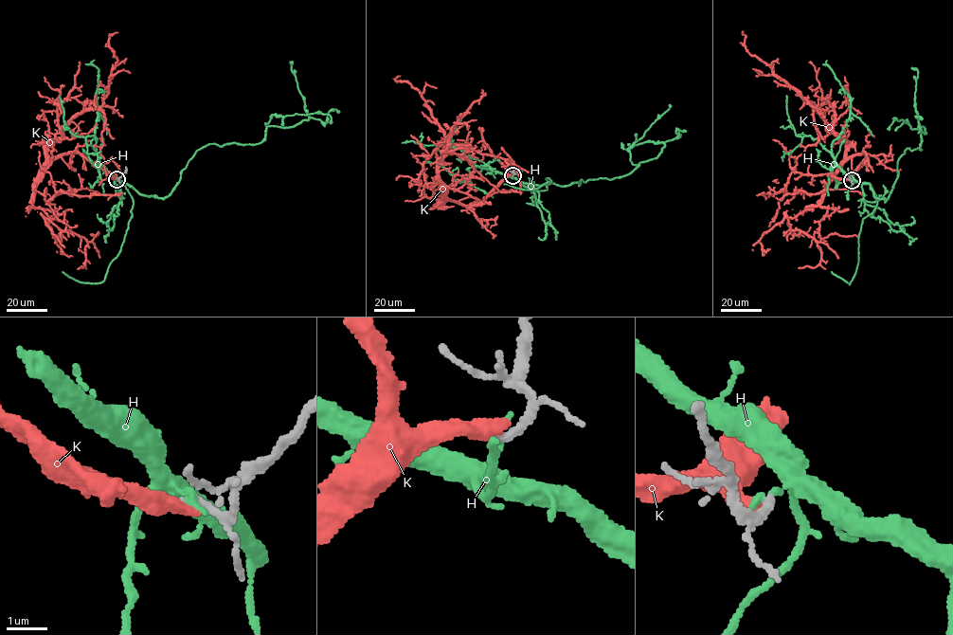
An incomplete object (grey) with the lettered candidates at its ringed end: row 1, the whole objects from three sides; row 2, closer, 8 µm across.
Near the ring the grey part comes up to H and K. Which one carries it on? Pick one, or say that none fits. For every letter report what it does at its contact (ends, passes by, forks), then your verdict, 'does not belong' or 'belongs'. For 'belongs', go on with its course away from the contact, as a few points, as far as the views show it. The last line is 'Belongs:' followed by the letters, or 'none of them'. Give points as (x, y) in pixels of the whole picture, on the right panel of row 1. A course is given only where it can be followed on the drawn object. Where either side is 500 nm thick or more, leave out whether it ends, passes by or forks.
H: it ends; does not belong
K: it ends; belongs; course (852, 180), (865, 153), (829, 183), (814, 236), (785, 217), (776, 225), (787, 193), (862, 194)
Belongs: K

